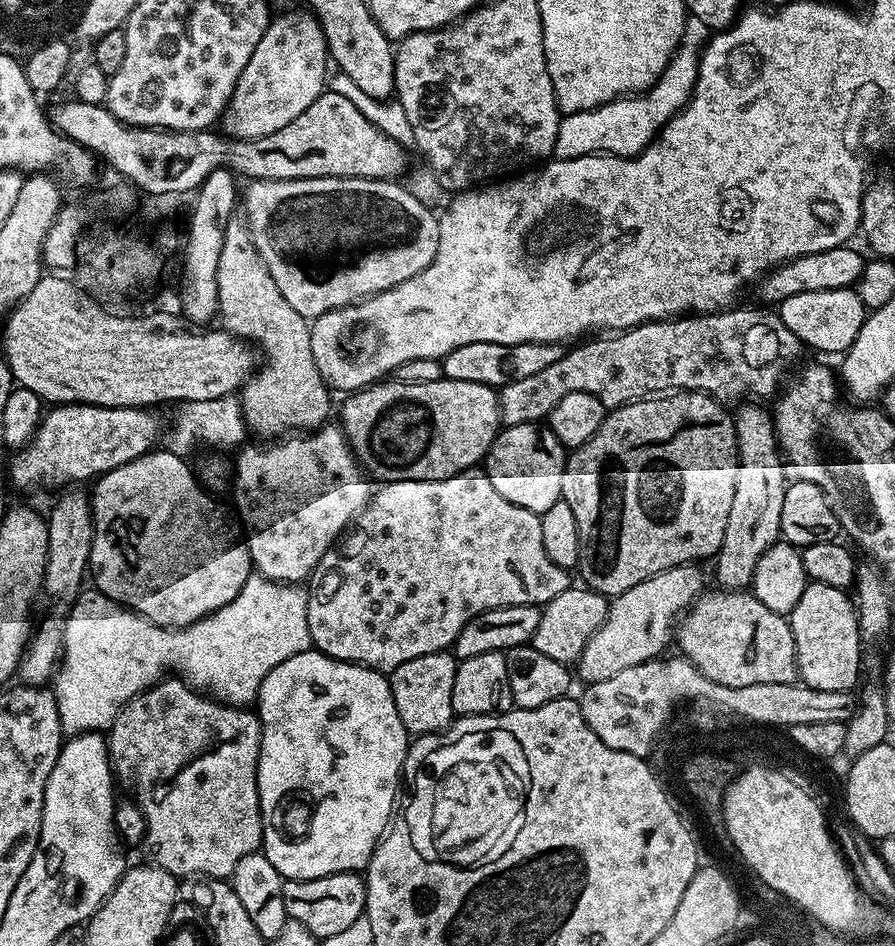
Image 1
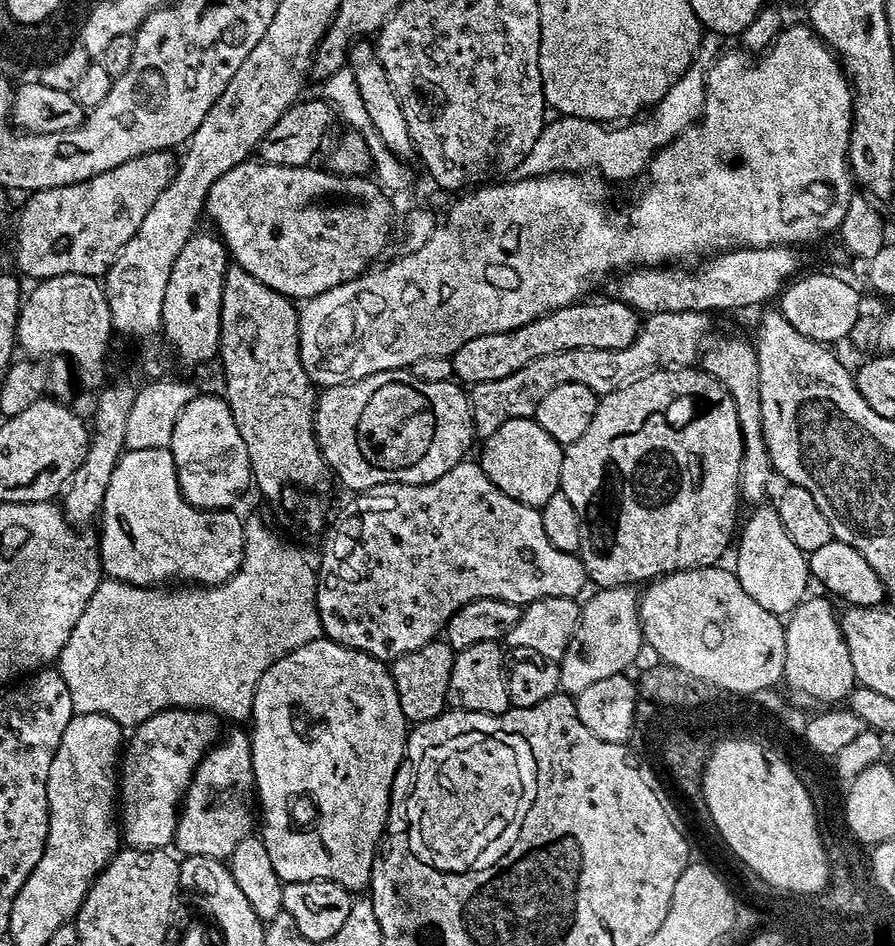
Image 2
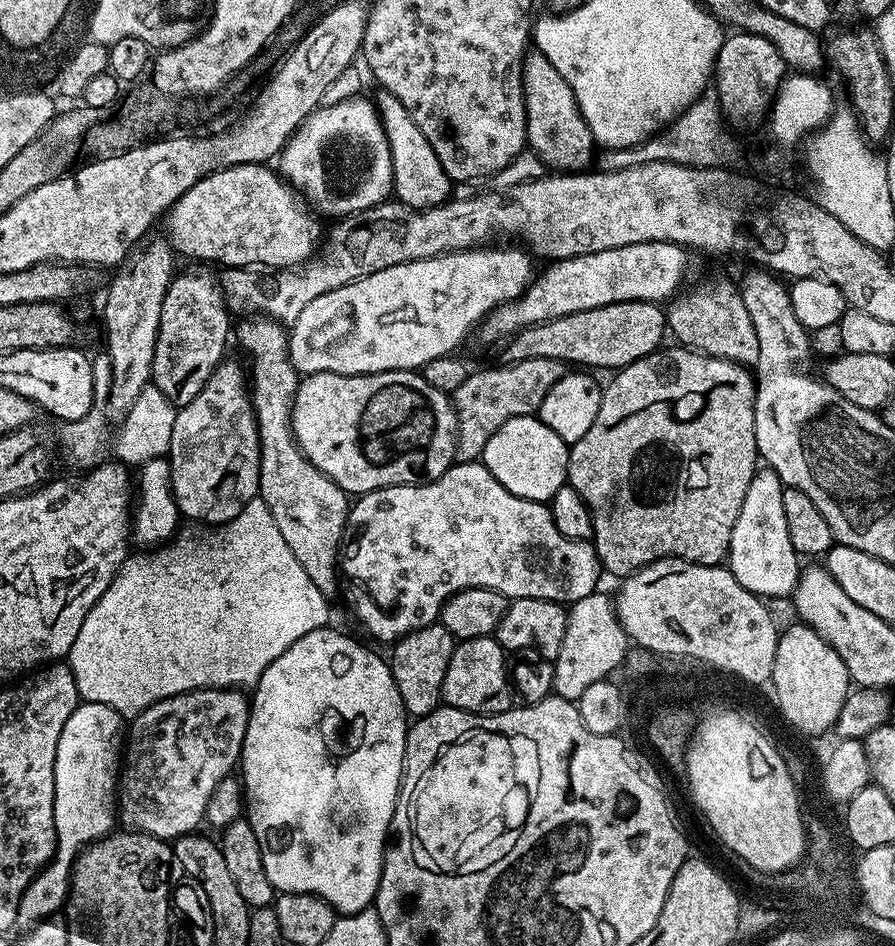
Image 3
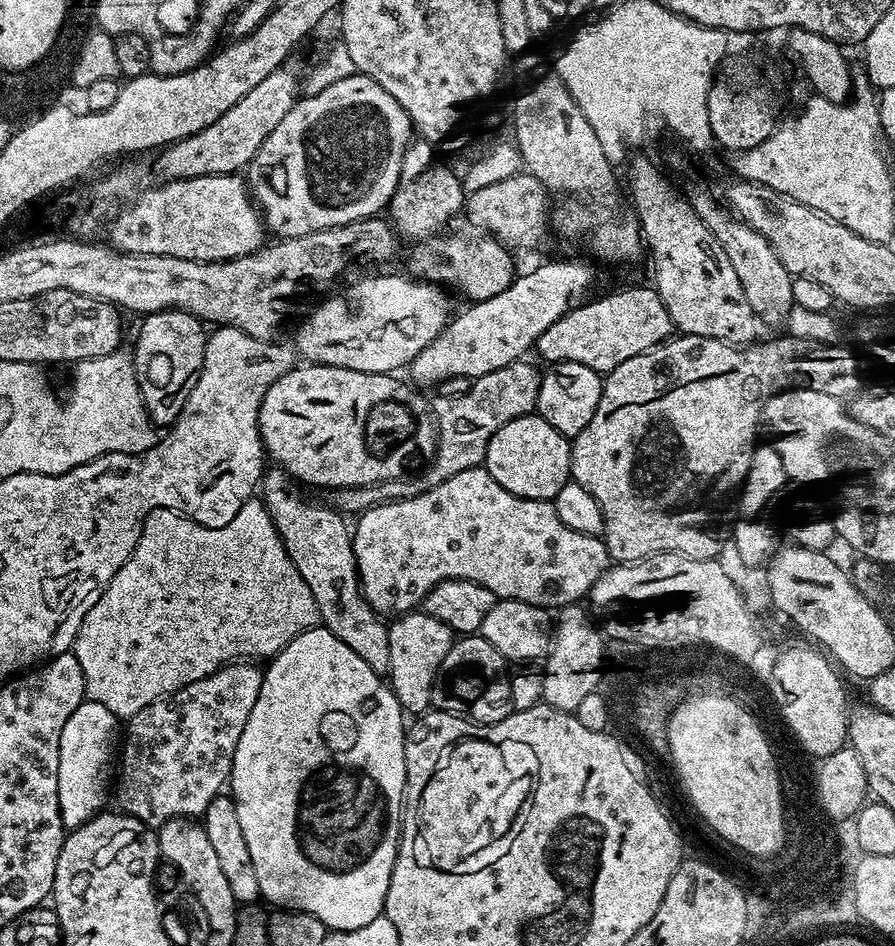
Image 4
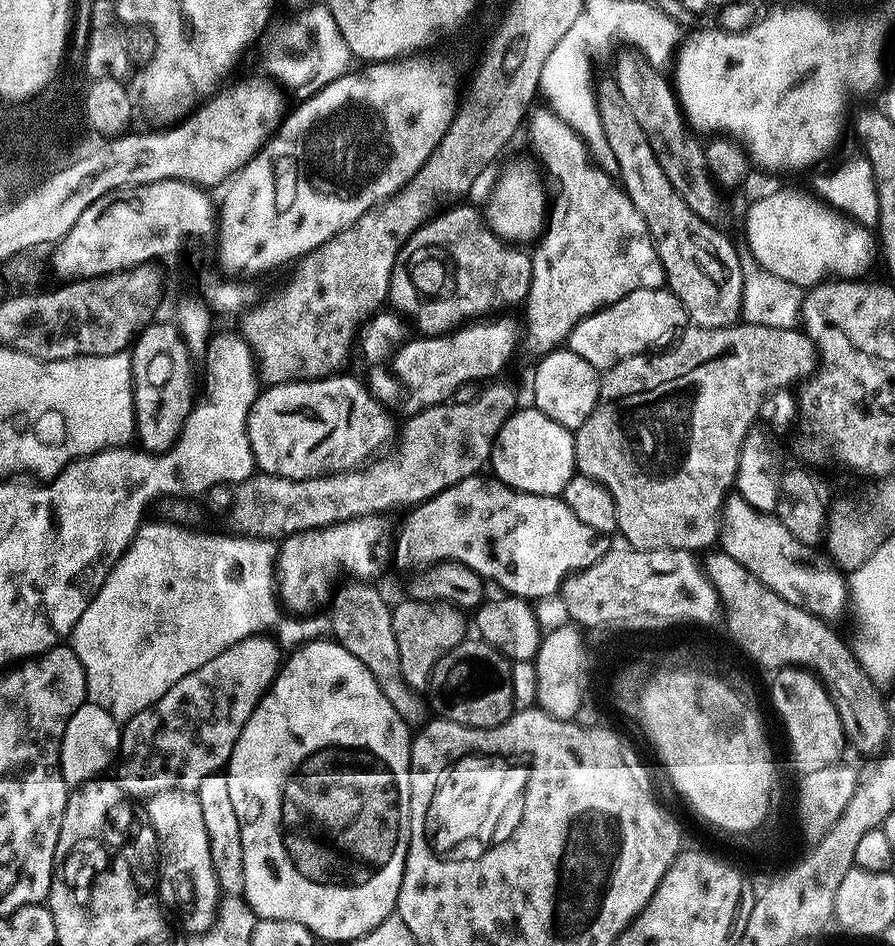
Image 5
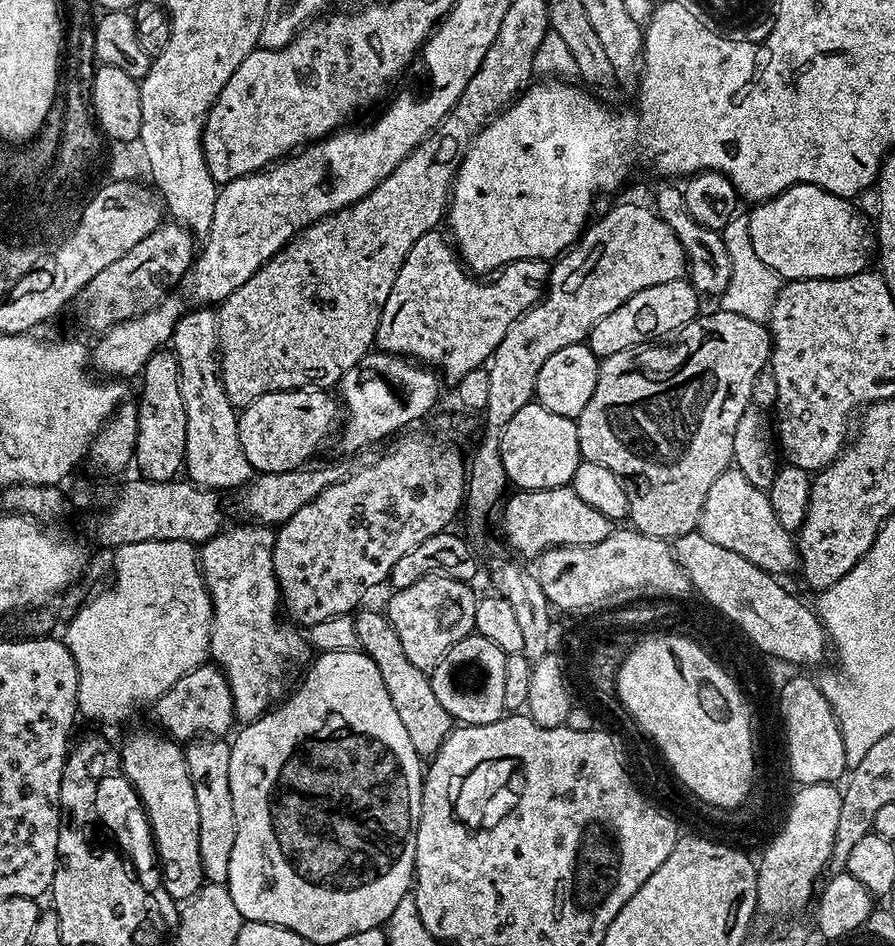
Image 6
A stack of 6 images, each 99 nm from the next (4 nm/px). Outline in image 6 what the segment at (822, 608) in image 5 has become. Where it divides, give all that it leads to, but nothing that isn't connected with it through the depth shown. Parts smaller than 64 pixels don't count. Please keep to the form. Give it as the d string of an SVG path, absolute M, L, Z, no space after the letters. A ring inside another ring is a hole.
M729 466L722 474L718 474L718 478L714 478L714 486L710 486L710 494L706 494L706 502L700 511L698 531L710 538L710 542L726 546L726 550L734 550L734 554L742 554L746 562L754 562L754 566L763 572L781 574L797 567L798 553L793 533L786 531L782 522L778 522L778 514L774 514L774 506L770 506L767 491L754 486L754 482L750 482L750 478L746 478L746 474L742 474L742 470L735 466Z

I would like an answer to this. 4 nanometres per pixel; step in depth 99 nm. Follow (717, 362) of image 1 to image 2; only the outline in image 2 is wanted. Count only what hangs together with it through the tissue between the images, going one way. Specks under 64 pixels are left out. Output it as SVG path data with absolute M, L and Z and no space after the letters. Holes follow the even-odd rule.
M653 312L643 321L634 342L622 350L562 350L558 354L548 354L546 358L536 358L506 378L494 378L490 382L471 385L472 426L475 435L487 438L507 420L535 417L538 402L542 402L542 398L546 398L546 394L558 386L581 384L601 397L630 386L646 374L659 372L661 368L695 365L712 320L713 317L707 312Z

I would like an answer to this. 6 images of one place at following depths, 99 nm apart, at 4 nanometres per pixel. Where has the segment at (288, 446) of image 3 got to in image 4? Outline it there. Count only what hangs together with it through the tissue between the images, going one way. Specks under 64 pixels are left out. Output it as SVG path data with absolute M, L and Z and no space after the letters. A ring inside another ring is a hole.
M279 466L269 467L262 477L262 499L286 546L286 554L290 554L306 586L310 586L323 627L346 642L346 646L350 646L370 670L387 673L390 662L388 624L380 621L383 619L368 603L360 587L349 525L348 528L344 525L345 517L335 507L327 508L316 500L307 500L299 490L293 477Z

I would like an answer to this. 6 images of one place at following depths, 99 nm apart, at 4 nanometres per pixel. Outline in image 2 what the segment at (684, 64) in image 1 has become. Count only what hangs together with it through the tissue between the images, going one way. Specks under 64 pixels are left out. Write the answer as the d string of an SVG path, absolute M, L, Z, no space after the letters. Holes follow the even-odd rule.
M705 31L692 65L681 74L651 111L635 122L609 126L577 116L549 119L538 142L534 142L534 150L530 150L530 154L526 154L526 158L516 168L515 179L530 180L537 176L575 172L595 174L605 181L613 182L612 180L632 180L639 172L641 175L657 152L672 144L691 124L700 119L706 102L708 71L712 69L716 57L721 55L725 47L723 44L726 44L725 37L716 32Z

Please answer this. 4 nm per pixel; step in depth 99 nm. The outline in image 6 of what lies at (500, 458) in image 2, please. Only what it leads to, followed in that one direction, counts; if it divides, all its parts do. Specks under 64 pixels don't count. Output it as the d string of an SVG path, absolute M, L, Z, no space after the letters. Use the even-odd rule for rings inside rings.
M539 402L522 406L522 410L518 410L518 414L514 414L514 418L510 418L510 422L506 422L506 426L500 431L500 457L502 466L506 466L509 481L517 489L562 488L571 485L574 470L578 470L582 459L578 446L576 422L562 414L554 414L546 410Z

